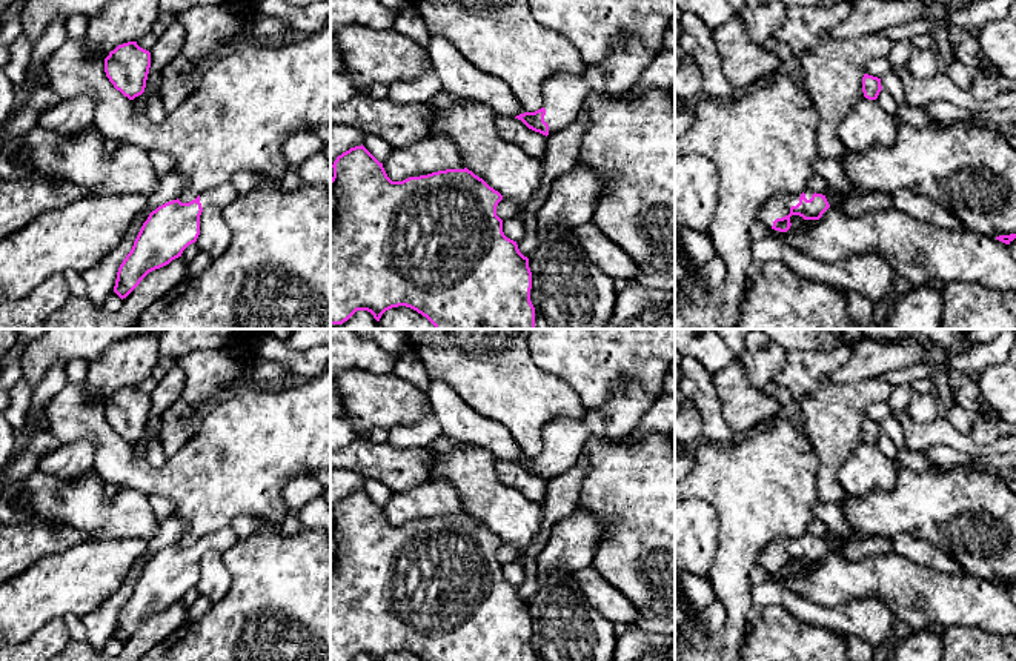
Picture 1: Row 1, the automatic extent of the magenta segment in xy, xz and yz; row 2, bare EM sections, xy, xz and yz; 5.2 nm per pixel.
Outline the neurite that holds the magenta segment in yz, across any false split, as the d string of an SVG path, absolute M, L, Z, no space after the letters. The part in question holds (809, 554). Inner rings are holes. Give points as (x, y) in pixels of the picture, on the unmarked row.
M805 532L801 538L779 538L769 543L758 558L758 566L770 573L787 576L792 570L792 560L819 564L828 552L825 540Z

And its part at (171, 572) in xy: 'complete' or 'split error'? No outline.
split error

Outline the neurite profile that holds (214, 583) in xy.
M209 550L200 560L200 580L197 589L200 595L208 596L212 603L221 600L231 587L231 575L221 560L221 553Z

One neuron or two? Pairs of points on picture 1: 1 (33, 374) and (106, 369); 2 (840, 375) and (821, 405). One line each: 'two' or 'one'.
1: two
2: two

